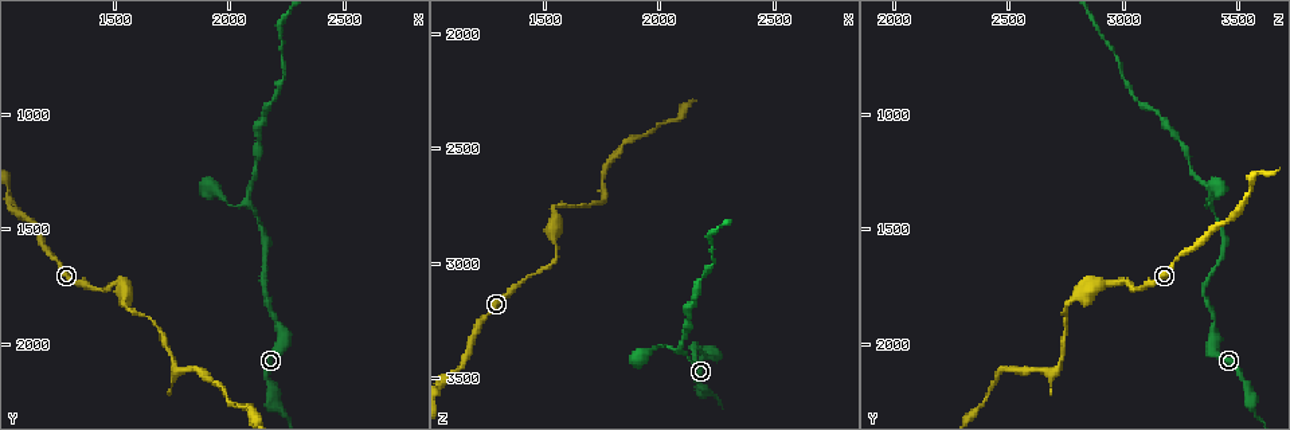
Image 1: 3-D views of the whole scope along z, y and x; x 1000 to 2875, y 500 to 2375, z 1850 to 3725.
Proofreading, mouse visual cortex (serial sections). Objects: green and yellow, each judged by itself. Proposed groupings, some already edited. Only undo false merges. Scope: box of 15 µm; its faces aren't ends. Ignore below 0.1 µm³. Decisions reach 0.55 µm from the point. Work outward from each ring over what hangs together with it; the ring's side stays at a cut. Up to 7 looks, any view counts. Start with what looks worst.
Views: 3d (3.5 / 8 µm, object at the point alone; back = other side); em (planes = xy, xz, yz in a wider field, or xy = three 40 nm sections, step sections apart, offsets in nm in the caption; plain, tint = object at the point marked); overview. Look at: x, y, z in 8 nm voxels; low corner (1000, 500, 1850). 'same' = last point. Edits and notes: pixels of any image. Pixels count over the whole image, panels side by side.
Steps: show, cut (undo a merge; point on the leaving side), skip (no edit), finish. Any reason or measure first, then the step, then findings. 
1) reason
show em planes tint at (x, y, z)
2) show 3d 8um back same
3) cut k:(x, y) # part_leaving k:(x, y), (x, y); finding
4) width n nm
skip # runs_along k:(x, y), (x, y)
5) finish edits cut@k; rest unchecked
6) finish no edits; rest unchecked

three arms meet
show 3d 3.5um at (2090, 1390, 3370)

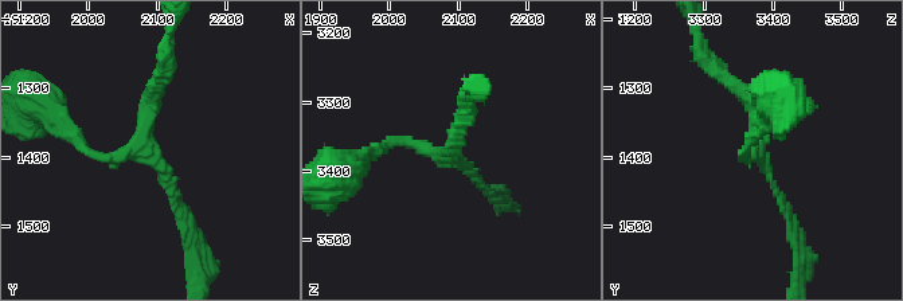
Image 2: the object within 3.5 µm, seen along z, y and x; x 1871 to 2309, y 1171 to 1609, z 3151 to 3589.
shape alone is not enough
show em xy step 2 tint at (2095, 1395, 3385)

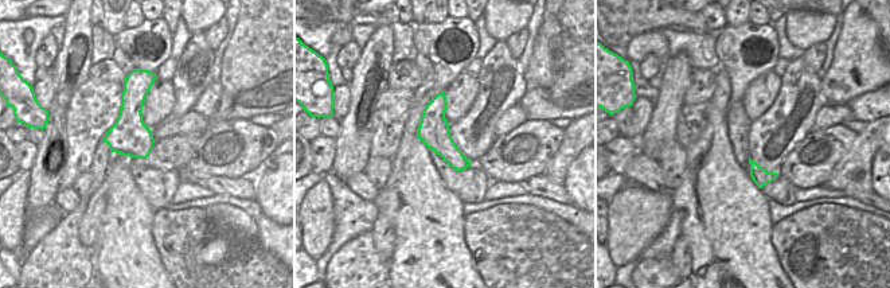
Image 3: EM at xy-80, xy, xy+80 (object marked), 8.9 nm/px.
width 280 nm
skip # runs_along 2:(796, 229), (763, 167), (754, 105), (730, 81); one cell here

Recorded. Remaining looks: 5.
abrupt turn
show 3d 8um back at (1540, 1810, 2750)

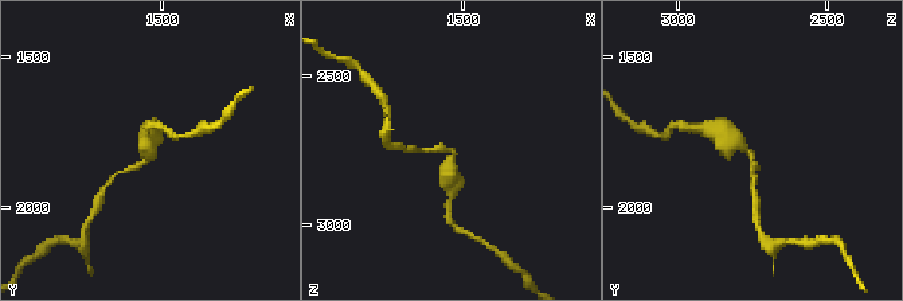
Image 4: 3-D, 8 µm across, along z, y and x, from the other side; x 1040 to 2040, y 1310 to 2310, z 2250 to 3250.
arm_widths 150, 500 nm; now the EM
show em xy step 2 tint at (1540, 1820, 2760)

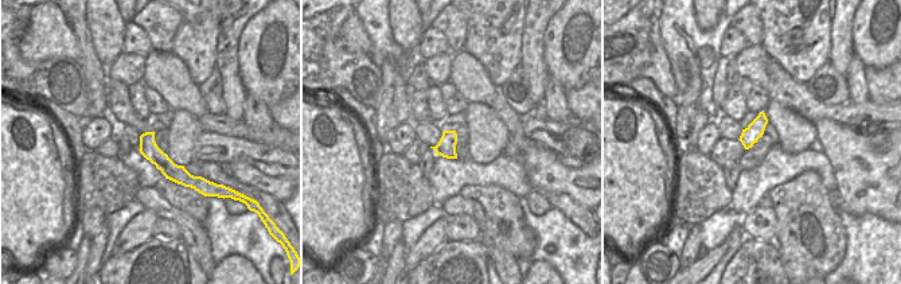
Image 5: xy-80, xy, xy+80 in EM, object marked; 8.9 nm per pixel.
skip # runs_along 4:(719, 135), (750, 153), (753, 172); continuous, no second cell

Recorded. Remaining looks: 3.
thin neck
show 3d 3.5um at (1760, 2120, 2620)

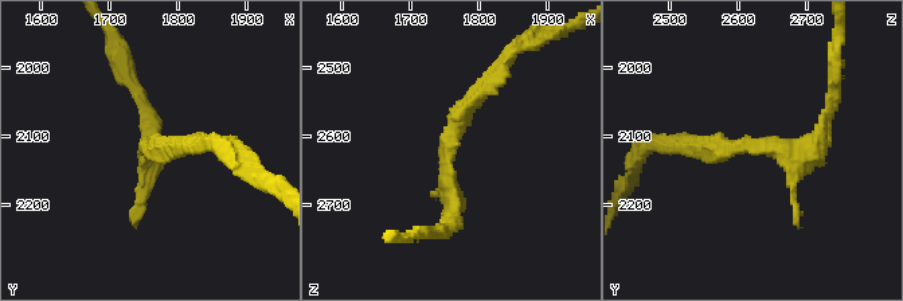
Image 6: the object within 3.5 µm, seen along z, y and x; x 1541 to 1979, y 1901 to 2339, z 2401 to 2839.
need the tissue
show em xy step 5 plain at (1750, 2115, 2625)

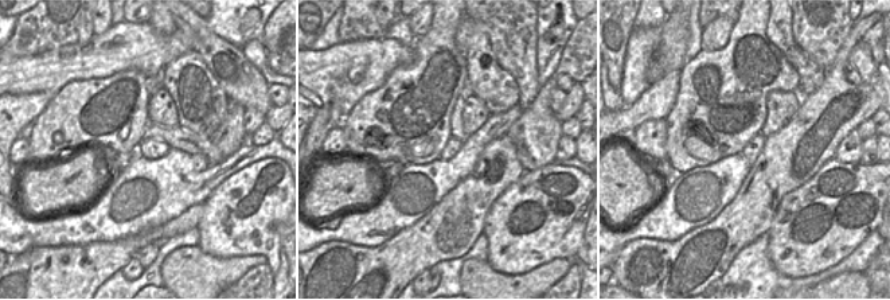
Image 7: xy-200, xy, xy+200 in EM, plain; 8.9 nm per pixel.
show em xy step 5 tint same

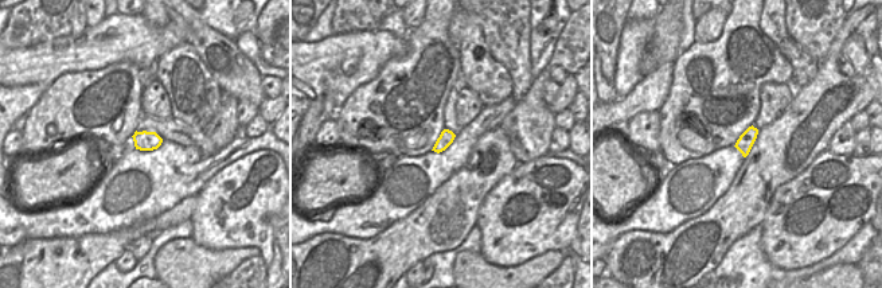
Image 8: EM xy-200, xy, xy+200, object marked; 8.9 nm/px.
skip # runs_along 6:(450, 225), (446, 135), (492, 79); all the same cell

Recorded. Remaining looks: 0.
finish no edits; rest unchecked

